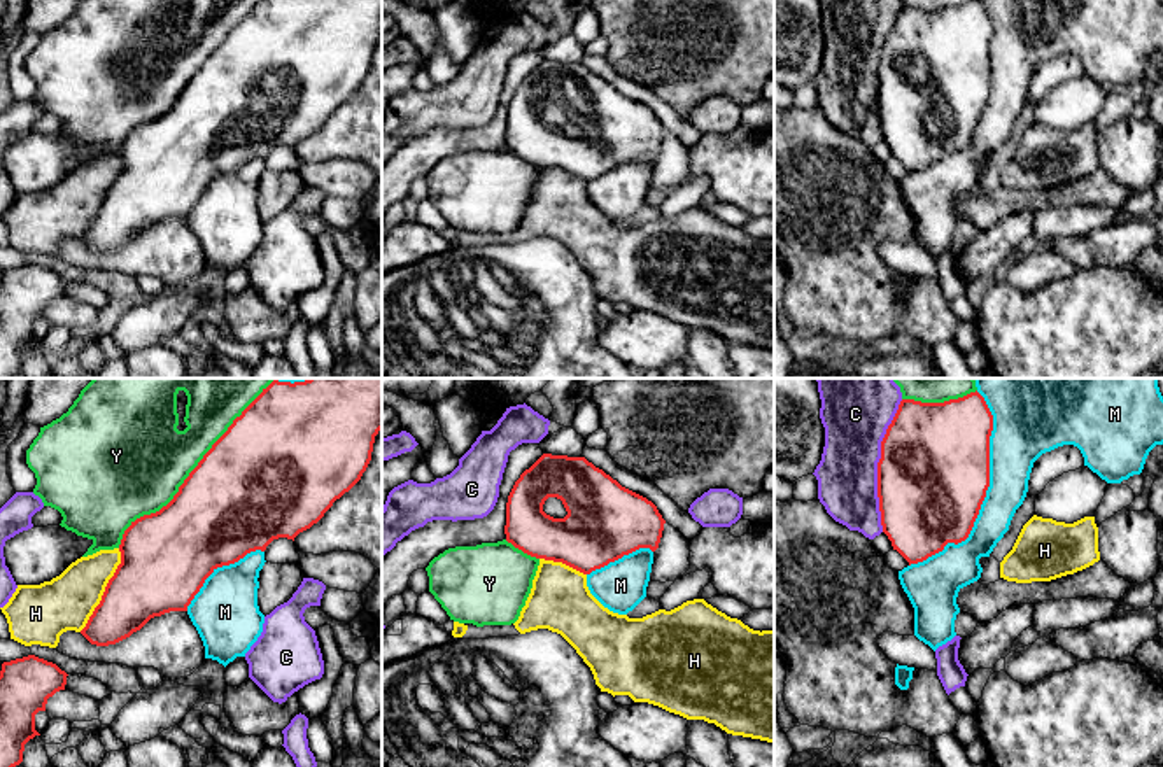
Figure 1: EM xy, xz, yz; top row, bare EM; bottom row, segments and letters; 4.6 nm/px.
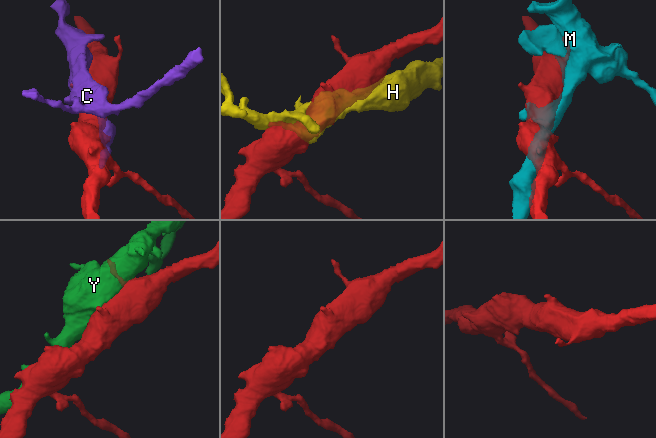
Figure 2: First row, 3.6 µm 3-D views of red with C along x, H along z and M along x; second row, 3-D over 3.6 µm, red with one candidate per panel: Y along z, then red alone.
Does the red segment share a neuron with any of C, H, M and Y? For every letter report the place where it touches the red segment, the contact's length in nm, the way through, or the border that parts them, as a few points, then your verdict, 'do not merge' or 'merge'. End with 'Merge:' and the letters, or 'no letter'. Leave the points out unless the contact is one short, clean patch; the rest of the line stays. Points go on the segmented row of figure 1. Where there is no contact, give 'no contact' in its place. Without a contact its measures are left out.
C: yz (878, 466) | 600 nm | do not merge
H: xy (105, 591) | 420 nm | do not merge
M: yz (985, 492) | 850 nm | do not merge
Y: xy (193, 470) | 1050 nm | do not merge
Merge: no letter

